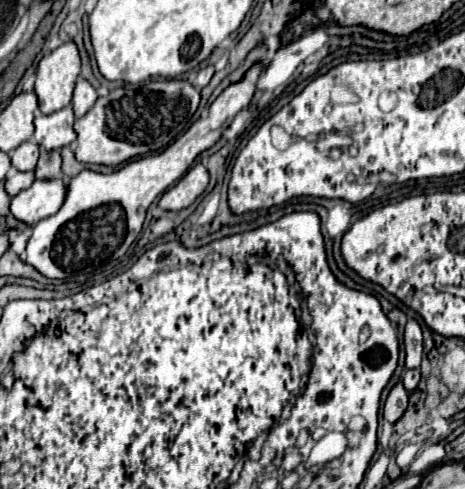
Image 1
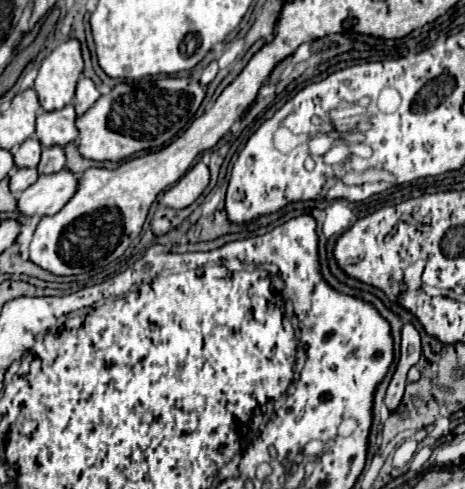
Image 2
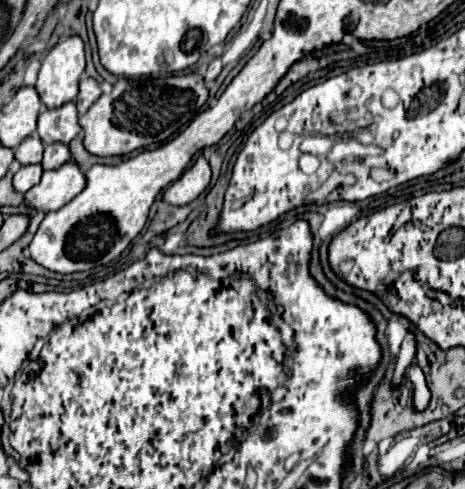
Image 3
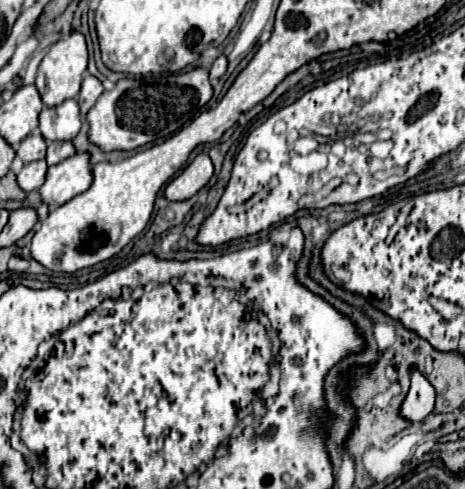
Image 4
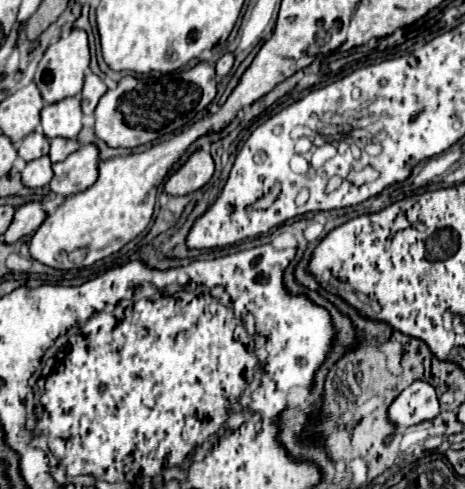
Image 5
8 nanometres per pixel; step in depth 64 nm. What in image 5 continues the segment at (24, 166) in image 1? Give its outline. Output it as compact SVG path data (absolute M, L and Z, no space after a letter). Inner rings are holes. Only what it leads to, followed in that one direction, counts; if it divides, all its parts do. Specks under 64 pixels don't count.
M34 130L22 140L22 144L18 148L18 156L24 158L26 162L30 162L30 160L36 160L36 158L48 154L48 148L50 148L50 140L42 132Z

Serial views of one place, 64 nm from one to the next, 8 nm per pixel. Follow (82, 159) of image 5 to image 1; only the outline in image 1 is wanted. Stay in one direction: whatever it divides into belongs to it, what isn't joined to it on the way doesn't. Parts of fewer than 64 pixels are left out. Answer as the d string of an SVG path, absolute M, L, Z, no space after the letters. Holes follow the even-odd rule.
M64 178L34 180L34 184L28 190L12 198L10 212L18 220L32 226L38 220L56 214L60 210L60 204L64 204L66 194L68 194L68 184L64 182Z

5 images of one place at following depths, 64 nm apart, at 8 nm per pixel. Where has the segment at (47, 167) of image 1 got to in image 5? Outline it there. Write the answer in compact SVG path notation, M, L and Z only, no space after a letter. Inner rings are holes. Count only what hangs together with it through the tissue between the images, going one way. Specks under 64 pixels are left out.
M52 138L50 140L50 160L52 162L60 162L66 156L70 156L72 152L76 152L80 148L80 142L76 138L72 140L64 140L64 138Z

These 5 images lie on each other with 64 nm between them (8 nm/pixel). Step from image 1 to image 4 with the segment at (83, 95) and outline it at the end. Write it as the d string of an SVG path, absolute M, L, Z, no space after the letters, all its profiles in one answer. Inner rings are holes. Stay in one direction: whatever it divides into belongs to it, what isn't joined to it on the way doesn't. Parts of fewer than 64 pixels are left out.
M86 74L84 82L82 82L82 90L78 94L78 104L80 104L82 114L90 112L90 108L96 104L96 100L102 92L104 92L104 86L100 84L100 80L92 74Z

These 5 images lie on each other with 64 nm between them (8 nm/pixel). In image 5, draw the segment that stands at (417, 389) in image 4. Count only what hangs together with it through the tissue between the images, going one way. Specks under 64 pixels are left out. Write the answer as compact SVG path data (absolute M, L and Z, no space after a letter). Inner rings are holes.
M428 382L410 384L390 406L388 406L388 422L398 428L414 426L422 420L436 418L440 414L440 404L434 388Z

